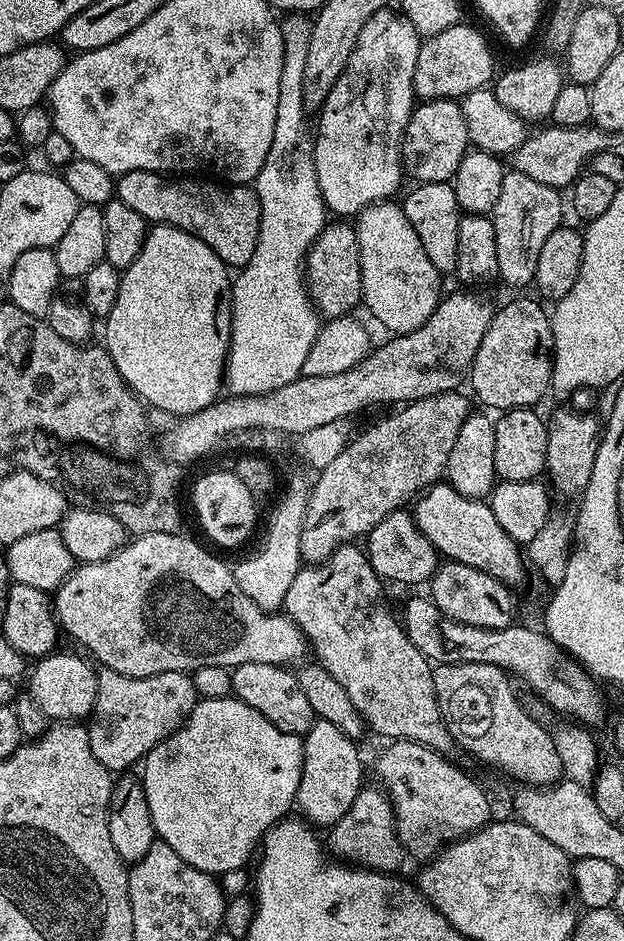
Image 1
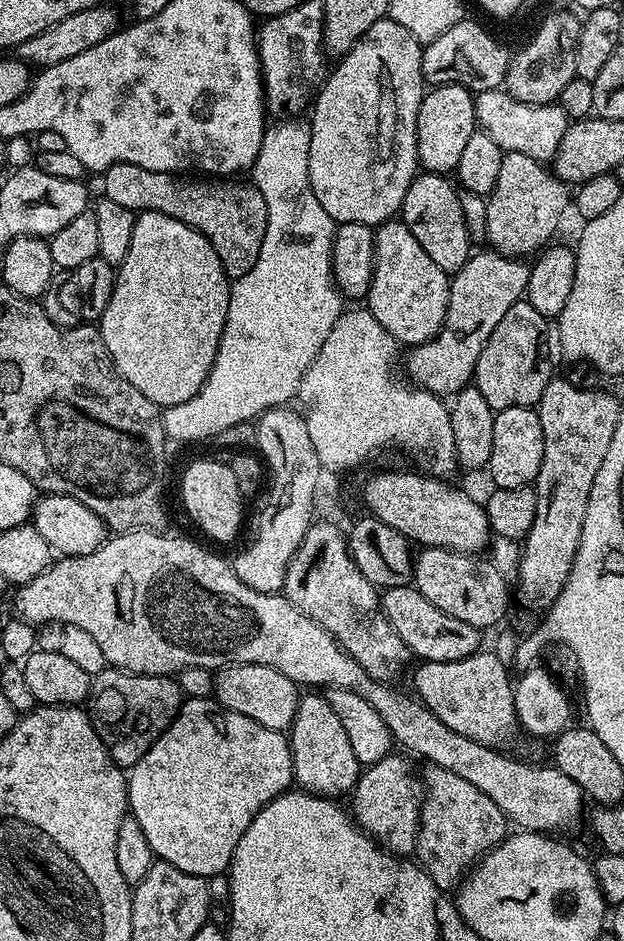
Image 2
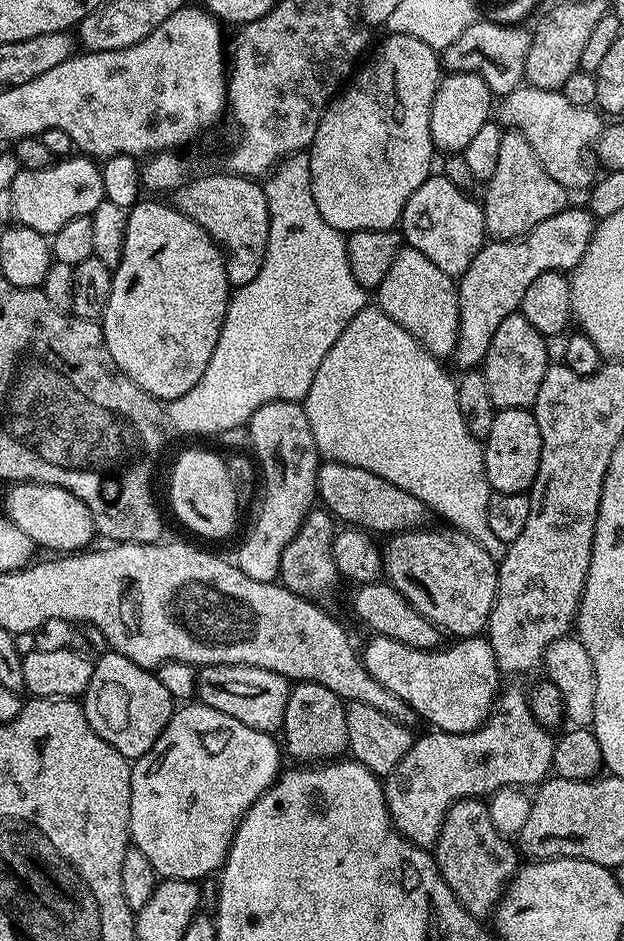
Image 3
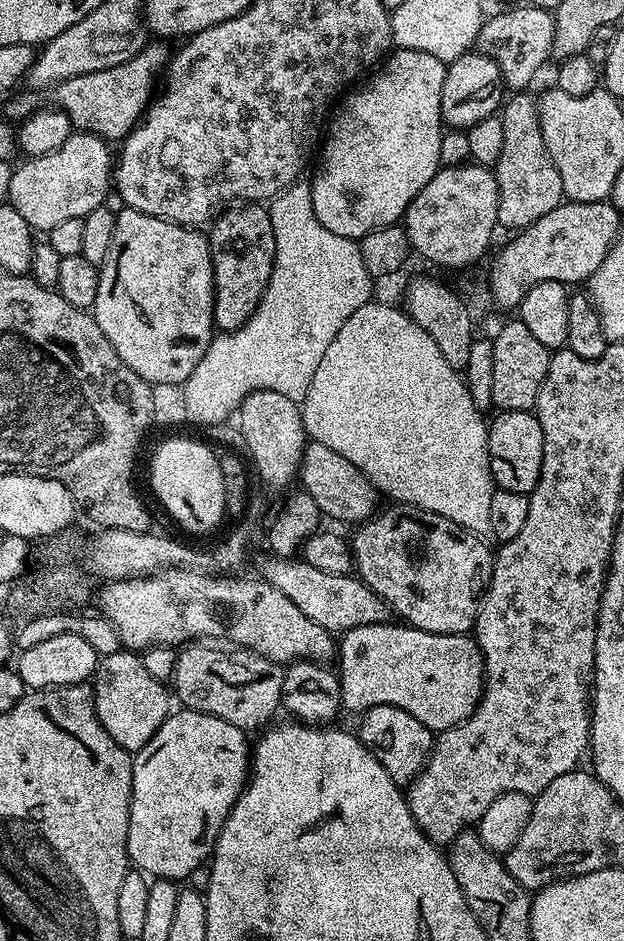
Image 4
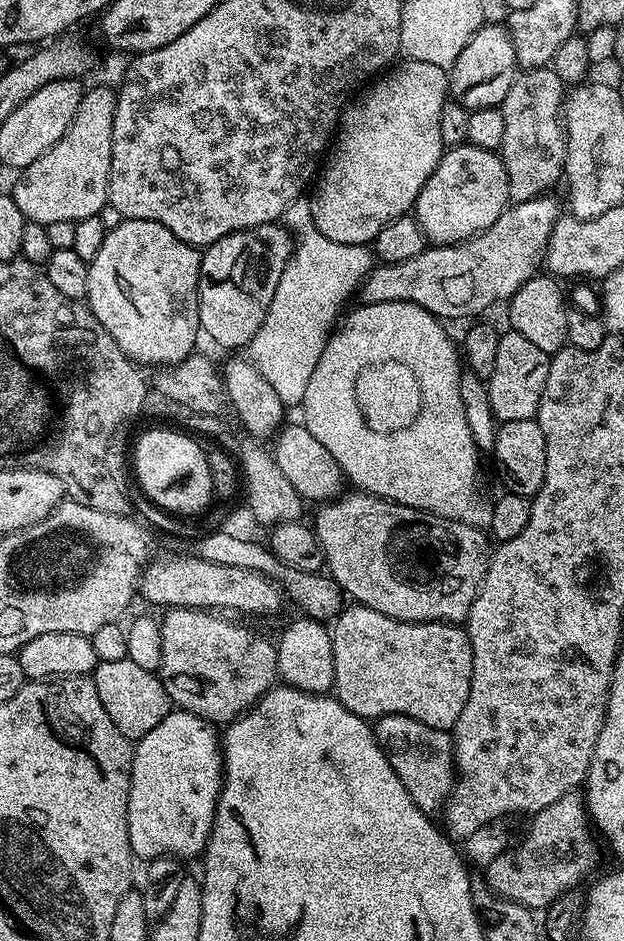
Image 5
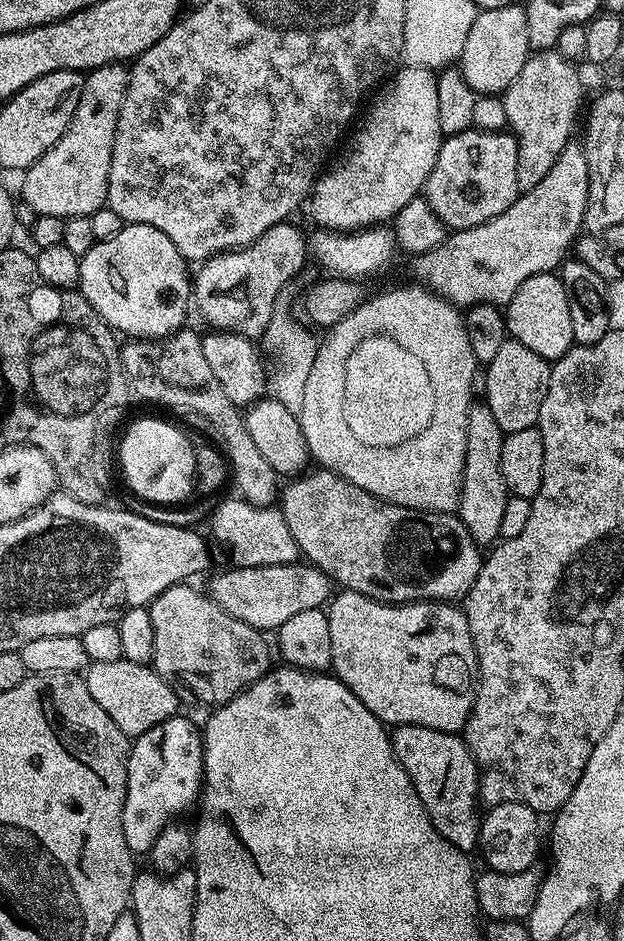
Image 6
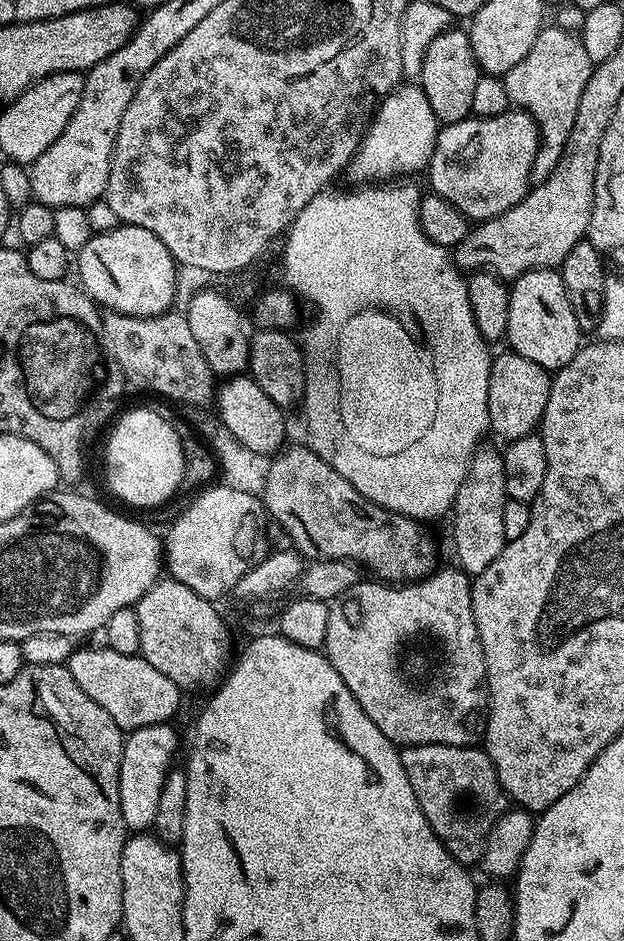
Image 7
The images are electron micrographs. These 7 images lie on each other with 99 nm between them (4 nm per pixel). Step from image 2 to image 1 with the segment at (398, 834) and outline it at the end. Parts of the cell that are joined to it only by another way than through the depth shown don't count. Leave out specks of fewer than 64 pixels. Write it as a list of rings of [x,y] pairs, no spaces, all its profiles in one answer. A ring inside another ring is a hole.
[[[376,786],[368,787],[361,787],[358,798],[354,798],[350,810],[346,810],[346,814],[342,814],[342,818],[338,818],[338,822],[327,829],[327,851],[337,861],[347,862],[358,868],[373,872],[399,873],[404,860],[406,861],[406,853],[396,833],[392,804],[388,800],[387,792]]]

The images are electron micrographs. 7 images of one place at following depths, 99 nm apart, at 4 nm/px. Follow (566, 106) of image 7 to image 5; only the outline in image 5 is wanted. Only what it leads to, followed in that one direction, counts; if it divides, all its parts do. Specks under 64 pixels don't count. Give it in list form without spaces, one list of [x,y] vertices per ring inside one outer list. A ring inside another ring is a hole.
[[[530,68],[517,75],[499,109],[504,121],[499,154],[506,166],[508,199],[512,202],[530,200],[545,195],[564,174],[564,125],[562,109],[566,86],[558,74],[547,68]]]

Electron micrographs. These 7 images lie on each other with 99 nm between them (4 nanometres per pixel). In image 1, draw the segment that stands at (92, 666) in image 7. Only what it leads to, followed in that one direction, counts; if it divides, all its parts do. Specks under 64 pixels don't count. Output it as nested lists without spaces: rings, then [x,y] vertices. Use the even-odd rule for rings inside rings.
[[[101,671],[92,715],[86,724],[90,750],[94,750],[94,758],[98,758],[109,772],[127,773],[131,764],[139,765],[158,742],[188,722],[196,703],[198,697],[189,673],[167,672],[146,678],[130,678],[117,672]]]

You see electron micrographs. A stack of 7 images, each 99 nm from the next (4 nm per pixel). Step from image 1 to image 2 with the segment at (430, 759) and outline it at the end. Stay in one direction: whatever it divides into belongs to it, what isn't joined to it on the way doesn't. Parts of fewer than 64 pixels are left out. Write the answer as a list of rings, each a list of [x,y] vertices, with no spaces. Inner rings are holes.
[[[435,766],[422,772],[424,805],[420,807],[420,829],[415,859],[425,868],[430,878],[444,893],[460,887],[460,881],[472,871],[474,865],[492,848],[503,842],[510,832],[508,817],[466,778],[450,774],[450,770]]]

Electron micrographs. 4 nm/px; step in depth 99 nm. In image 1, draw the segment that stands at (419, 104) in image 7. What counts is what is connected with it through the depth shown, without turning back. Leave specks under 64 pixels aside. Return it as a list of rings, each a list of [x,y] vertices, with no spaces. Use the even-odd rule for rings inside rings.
[[[396,10],[376,12],[366,26],[362,26],[362,34],[358,34],[358,42],[354,42],[354,50],[350,50],[346,70],[342,70],[338,82],[318,110],[320,121],[316,124],[316,141],[310,144],[318,186],[329,213],[337,212],[340,215],[337,217],[352,218],[372,204],[391,201],[400,188],[400,179],[405,179],[401,148],[404,131],[418,100],[414,74],[421,43],[422,37],[416,27]]]

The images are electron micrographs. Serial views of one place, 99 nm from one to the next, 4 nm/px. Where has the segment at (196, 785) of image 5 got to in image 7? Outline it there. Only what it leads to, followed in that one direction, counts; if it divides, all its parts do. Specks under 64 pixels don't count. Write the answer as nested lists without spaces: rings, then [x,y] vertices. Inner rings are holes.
[[[171,723],[142,726],[138,730],[127,733],[124,741],[122,762],[120,763],[120,809],[125,829],[131,830],[133,833],[152,828],[154,814],[158,810],[158,794],[162,790],[168,773],[173,771],[172,759],[176,756],[176,732],[172,727]]]

